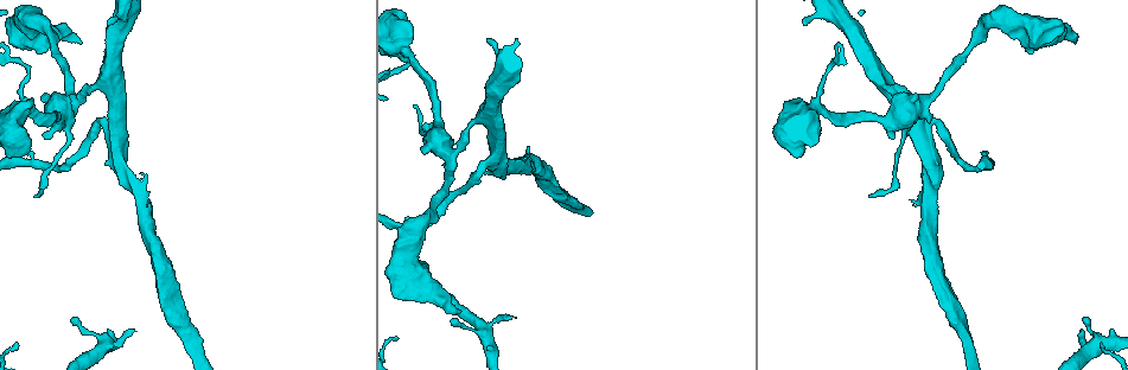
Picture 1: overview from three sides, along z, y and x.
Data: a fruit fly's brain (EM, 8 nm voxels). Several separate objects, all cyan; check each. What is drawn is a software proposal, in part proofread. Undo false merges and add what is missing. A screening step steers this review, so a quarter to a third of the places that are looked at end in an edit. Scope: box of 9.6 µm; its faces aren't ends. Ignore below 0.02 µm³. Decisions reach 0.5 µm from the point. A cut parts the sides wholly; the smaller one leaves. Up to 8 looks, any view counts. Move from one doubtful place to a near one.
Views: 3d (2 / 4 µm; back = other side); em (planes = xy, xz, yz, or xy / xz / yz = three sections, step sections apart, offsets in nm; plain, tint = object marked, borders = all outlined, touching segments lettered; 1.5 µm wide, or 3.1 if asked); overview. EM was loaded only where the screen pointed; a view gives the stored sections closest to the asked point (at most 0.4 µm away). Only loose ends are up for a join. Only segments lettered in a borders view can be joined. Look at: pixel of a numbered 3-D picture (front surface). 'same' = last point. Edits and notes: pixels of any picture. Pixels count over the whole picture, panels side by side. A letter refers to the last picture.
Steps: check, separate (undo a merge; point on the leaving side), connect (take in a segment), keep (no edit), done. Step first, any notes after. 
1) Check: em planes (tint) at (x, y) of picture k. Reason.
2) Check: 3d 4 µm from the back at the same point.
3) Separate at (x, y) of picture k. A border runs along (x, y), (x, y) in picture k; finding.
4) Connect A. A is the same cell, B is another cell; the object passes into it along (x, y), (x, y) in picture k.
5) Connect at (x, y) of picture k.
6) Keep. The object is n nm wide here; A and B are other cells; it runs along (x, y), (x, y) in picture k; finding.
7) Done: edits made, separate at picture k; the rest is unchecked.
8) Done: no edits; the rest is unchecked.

Check: 3d 2 µm from the back at (453, 320) of picture 1. Thin end.

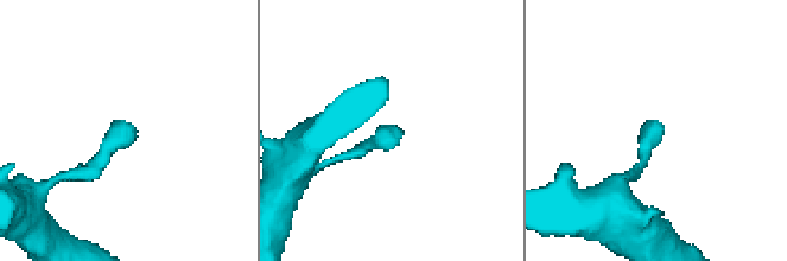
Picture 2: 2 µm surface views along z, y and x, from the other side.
Check: em xz step 4 (tint) at (125, 123) of picture 2. Now the EM.

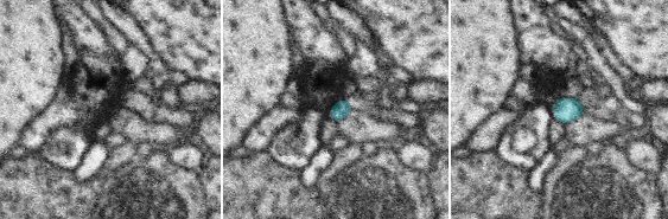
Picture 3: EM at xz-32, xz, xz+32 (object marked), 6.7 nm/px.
Check: em planes (borders) at the same point.

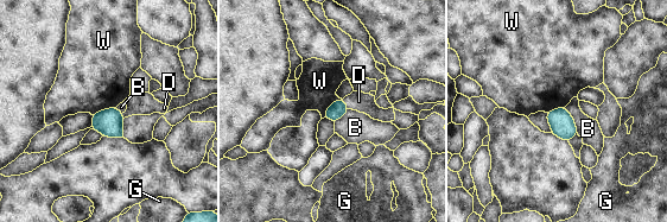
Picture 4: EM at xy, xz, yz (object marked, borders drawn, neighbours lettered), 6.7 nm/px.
Keep. B, D, G and W are other cells; a border runs along (115, 107), (101, 109), (93, 115) in picture 4; none of them fits.

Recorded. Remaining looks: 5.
Check: em planes (borders) at (868, 195) of picture 1. An open end.

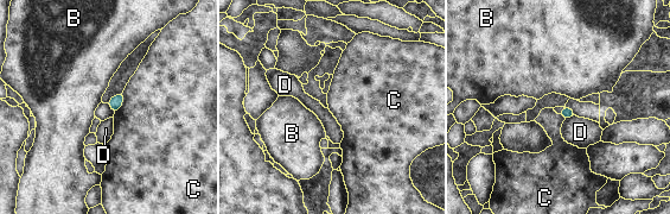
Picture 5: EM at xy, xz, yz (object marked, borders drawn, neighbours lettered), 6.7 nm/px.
Keep. B, C and D are other cells; a border runs along (123, 92), (123, 102), (114, 114) in picture 5; none of them fits.

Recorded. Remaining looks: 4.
Check: 3d 2 µm at (487, 38) of picture 1. Free end.

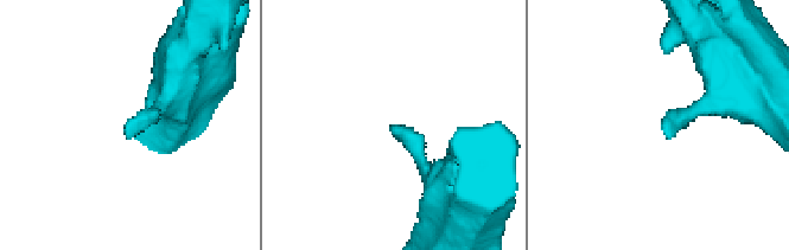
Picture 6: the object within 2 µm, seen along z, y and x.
Check: em yz step 8 (borders) at (669, 138) of picture 6. Need the tissue.

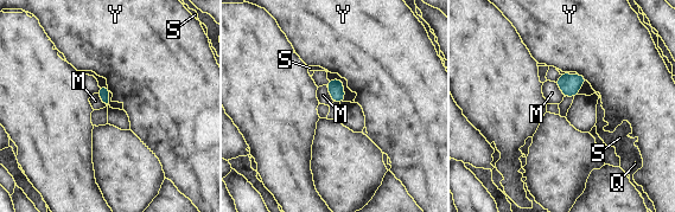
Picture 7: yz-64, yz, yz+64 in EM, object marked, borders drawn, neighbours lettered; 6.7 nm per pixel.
Keep. M, Q, S and Y are other cells; a border runs along (329, 79), (341, 81), (343, 101) in picture 7; no lettered segment goes on from it.

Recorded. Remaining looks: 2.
Done: no edits; the rest is unchecked.

